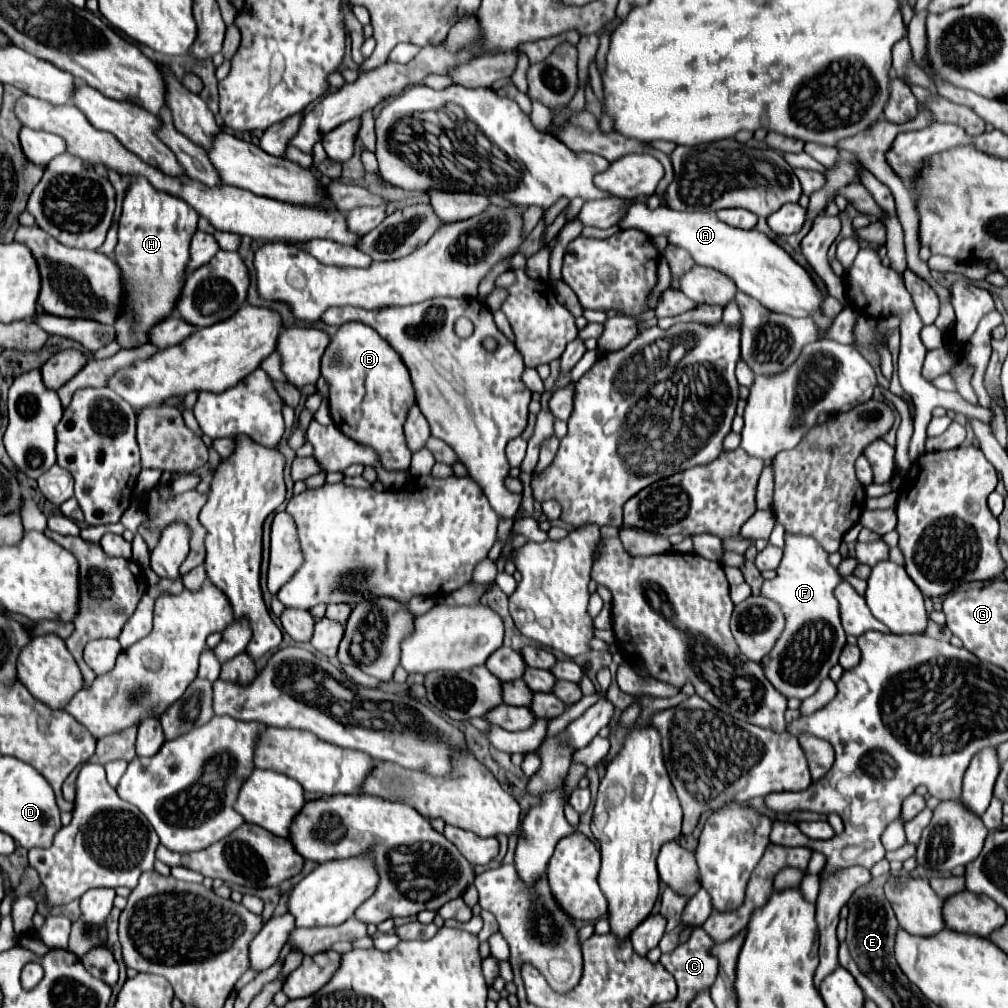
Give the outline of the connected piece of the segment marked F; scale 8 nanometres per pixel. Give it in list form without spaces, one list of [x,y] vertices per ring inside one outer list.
[[[785,535],[785,551],[781,565],[777,567],[777,577],[765,581],[761,595],[779,603],[787,623],[783,635],[777,639],[769,655],[761,659],[763,673],[767,681],[783,693],[787,699],[807,699],[811,697],[819,683],[829,675],[829,669],[837,663],[841,649],[845,647],[845,631],[839,619],[839,603],[833,595],[835,587],[849,577],[843,577],[837,567],[829,563],[829,553],[813,539],[805,535]]]

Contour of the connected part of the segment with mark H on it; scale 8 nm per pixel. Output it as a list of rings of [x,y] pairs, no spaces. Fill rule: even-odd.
[[[133,177],[133,181],[129,183],[123,199],[123,213],[119,219],[119,243],[113,253],[115,263],[123,267],[121,271],[127,289],[127,303],[121,311],[121,317],[115,323],[121,347],[137,347],[141,343],[147,343],[147,331],[155,325],[155,321],[161,321],[173,313],[175,301],[183,287],[183,275],[185,275],[183,271],[187,269],[189,261],[189,241],[197,231],[197,219],[199,215],[193,207],[187,207],[187,203],[183,203],[183,199],[175,195],[155,189],[145,177]]]

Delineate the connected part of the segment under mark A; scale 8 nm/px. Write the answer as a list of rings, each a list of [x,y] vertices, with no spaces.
[[[643,201],[627,203],[627,213],[619,219],[619,229],[639,229],[649,237],[665,235],[669,245],[683,247],[695,265],[711,267],[723,275],[727,275],[739,291],[749,297],[755,297],[761,305],[775,313],[787,313],[791,317],[807,317],[811,315],[819,329],[831,325],[821,313],[821,295],[811,281],[809,273],[795,263],[789,253],[785,253],[775,241],[771,241],[765,233],[755,229],[743,231],[731,225],[725,225],[715,213],[697,213],[697,211],[673,211],[669,207],[659,207],[655,211],[649,209]]]

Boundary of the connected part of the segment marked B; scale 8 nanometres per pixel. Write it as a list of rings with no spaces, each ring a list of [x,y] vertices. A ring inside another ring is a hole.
[[[365,323],[341,325],[323,353],[321,375],[329,385],[329,409],[335,427],[353,441],[373,447],[383,469],[407,471],[411,451],[403,437],[403,423],[415,395],[409,371],[393,347]]]

